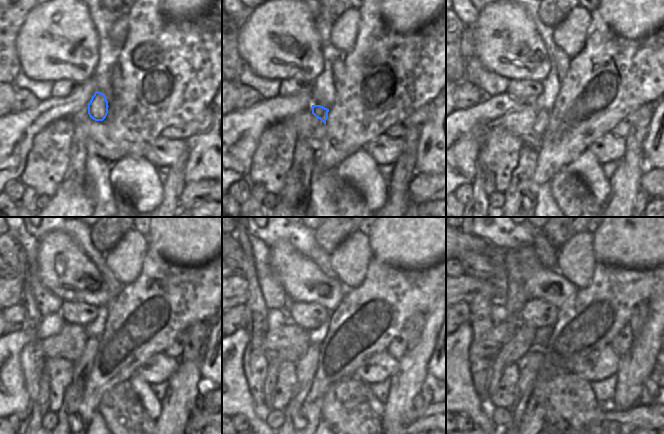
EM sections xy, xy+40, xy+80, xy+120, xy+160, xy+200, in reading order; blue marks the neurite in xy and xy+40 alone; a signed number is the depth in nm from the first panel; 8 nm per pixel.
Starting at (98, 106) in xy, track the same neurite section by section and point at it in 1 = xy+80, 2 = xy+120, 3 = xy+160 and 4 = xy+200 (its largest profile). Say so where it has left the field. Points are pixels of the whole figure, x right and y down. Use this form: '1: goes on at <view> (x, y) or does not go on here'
1: goes on at xy+80 (541, 122)
2: goes on at xy+120 (82, 367)
3: goes on at xy+160 (306, 365)
4: goes on at xy+200 (529, 366)

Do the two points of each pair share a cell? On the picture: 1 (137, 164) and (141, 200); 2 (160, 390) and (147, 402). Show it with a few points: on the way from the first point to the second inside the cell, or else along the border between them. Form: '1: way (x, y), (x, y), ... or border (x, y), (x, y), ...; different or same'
1: way (137, 173), (137, 182), (141, 187), (141, 191); same
2: border (149, 385), (153, 394), (160, 402); different

